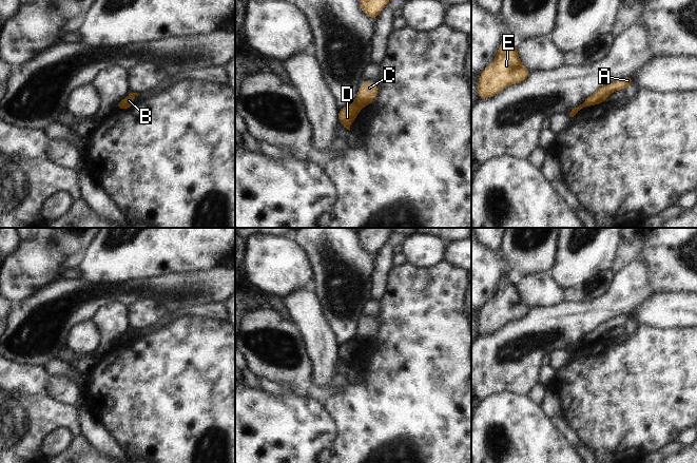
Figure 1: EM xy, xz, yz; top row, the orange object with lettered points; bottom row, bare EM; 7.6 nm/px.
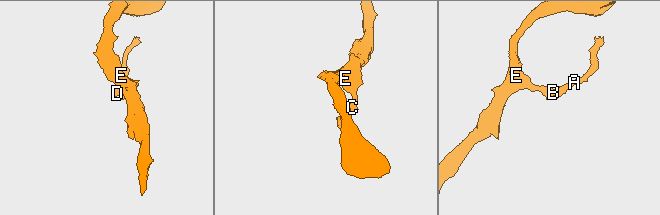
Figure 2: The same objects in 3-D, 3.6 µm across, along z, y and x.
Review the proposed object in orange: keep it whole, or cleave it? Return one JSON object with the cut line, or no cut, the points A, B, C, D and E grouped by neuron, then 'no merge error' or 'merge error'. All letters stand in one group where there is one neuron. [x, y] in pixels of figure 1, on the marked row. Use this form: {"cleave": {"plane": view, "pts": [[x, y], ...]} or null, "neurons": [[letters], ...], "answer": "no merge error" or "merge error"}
{"cleave": {"plane": "xz", "pts": [[353, 102], [361, 108]]}, "neurons": [["A", "D"], ["B", "C", "E"]], "answer": "merge error"}

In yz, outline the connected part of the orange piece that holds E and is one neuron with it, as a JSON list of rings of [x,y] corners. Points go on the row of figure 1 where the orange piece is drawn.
[[[507,35],[500,44],[495,60],[479,77],[478,99],[490,98],[509,84],[524,81],[530,73],[518,56],[516,41]]]

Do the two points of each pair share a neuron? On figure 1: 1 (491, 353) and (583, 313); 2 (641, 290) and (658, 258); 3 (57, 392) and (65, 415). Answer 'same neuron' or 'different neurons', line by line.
1: same neuron
2: different neurons
3: different neurons

